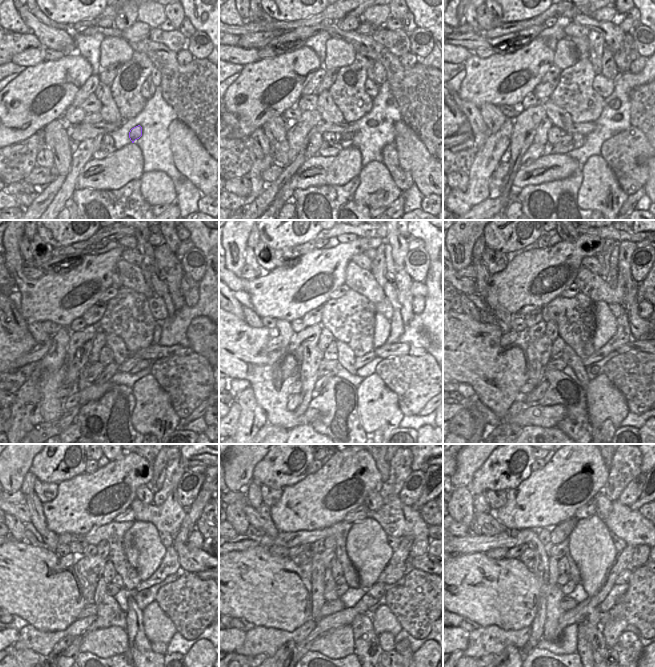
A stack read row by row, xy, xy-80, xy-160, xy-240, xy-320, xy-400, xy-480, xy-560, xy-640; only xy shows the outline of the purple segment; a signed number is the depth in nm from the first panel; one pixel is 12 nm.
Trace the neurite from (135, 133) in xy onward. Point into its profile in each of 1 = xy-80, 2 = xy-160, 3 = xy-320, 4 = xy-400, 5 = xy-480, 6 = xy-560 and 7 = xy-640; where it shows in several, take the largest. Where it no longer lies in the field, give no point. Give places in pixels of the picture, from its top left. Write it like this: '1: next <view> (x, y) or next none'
1: next xy-80 (345, 136)
2: next xy-160 (565, 139)
3: next xy-320 (320, 384)
4: next xy-400 (540, 389)
5: next xy-480 (29, 637)
6: next xy-560 (258, 640)
7: next xy-640 (492, 640)

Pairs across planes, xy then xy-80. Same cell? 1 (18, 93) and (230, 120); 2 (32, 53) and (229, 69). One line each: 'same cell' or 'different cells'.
1: different cells
2: different cells

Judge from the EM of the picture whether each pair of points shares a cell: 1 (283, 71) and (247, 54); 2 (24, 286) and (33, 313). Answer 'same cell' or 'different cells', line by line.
1: different cells
2: same cell

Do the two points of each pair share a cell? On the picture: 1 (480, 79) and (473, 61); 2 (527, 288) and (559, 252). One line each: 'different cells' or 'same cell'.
1: same cell
2: same cell

